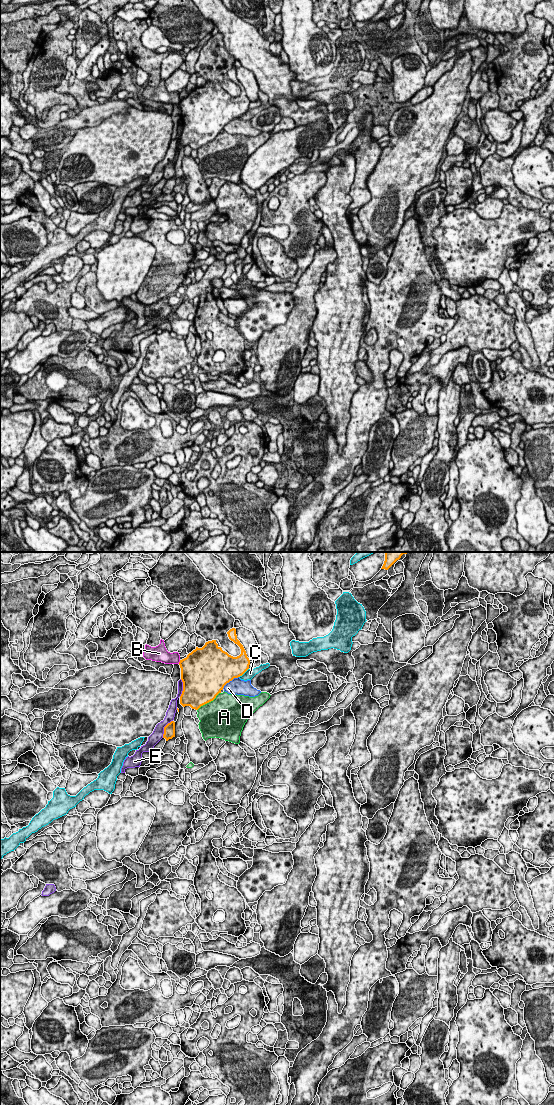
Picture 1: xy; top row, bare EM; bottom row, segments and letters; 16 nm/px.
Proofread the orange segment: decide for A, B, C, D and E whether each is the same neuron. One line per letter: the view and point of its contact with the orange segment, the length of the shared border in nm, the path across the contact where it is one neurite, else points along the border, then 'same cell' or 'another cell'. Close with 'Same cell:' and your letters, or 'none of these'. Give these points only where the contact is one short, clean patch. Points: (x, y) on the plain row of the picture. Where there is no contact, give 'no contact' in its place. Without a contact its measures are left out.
A: contact xy (208, 142); length 480 nm; another cell
B: contact xy (179, 102); length 70 nm; border xy (180, 100), (178, 103); another cell
C: contact xy (243, 113); length 220 nm; another cell
D: contact xy (230, 120); length 340 nm; another cell
E: contact xy (164, 168); length 340 nm; another cell
Same cell: none of these

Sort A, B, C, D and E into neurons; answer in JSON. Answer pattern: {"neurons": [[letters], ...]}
{"neurons": [["A"], ["B"], ["C"], ["D"], ["E"]]}

